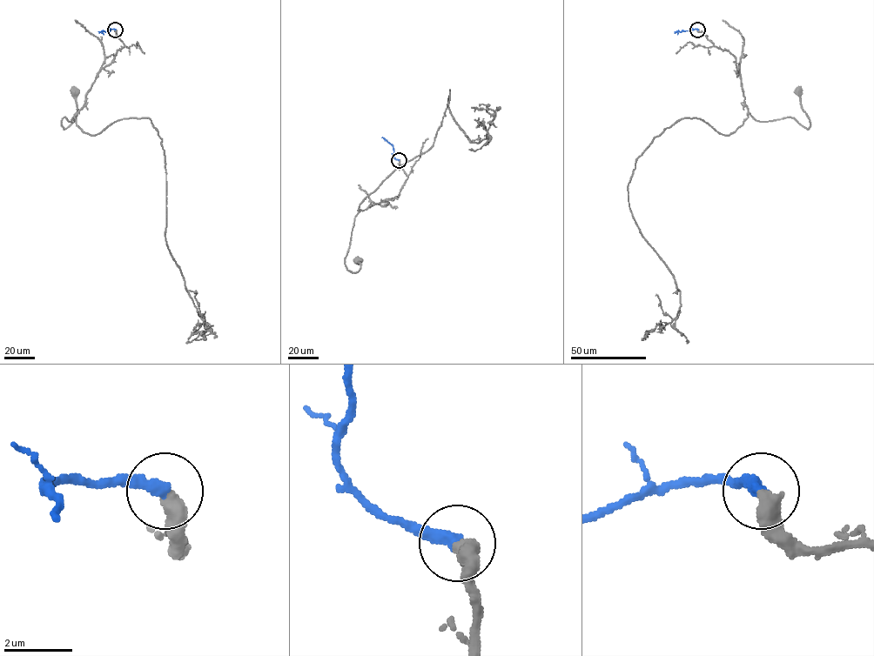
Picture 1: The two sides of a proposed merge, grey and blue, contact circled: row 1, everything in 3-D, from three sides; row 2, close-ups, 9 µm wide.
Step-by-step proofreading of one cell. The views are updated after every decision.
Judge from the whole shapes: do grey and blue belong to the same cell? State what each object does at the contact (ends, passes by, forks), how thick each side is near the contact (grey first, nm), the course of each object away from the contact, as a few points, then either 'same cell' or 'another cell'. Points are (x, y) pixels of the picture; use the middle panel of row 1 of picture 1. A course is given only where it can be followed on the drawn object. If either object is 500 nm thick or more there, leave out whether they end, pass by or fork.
500/380 nm | grey via (399, 160), (407, 177), (400, 195), (370, 205), (354, 217), (346, 269), (359, 270), (358, 261) | blue via (399, 160), (393, 156), (393, 147), (381, 137) | same cell

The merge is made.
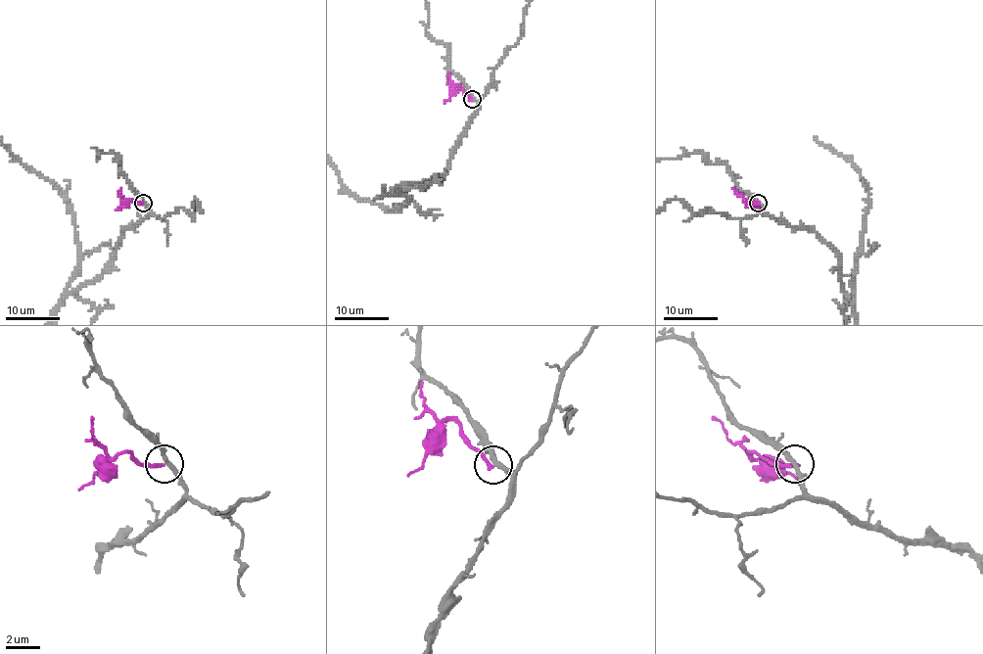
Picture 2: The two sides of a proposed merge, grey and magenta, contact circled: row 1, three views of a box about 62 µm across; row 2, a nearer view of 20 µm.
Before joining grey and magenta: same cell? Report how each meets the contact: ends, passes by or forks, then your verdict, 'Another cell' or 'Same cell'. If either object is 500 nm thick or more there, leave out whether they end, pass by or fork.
At the ring grey passes by. At the ring magenta ends. Another cell

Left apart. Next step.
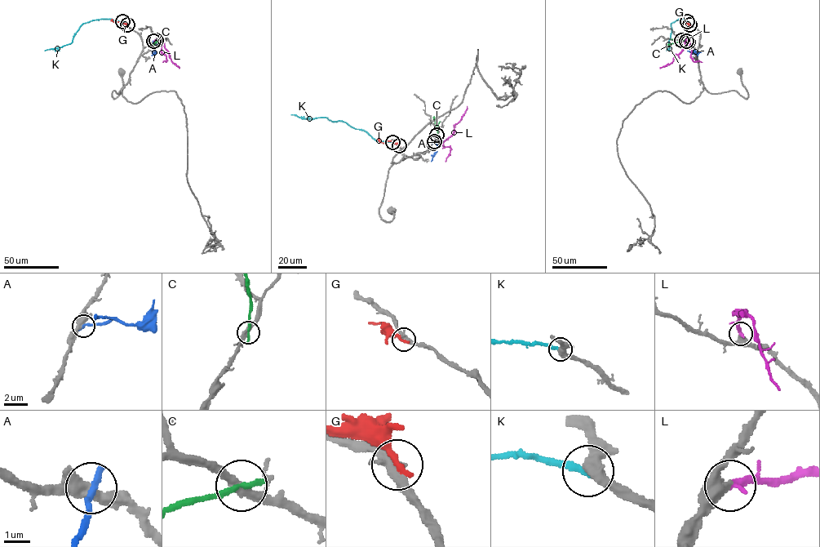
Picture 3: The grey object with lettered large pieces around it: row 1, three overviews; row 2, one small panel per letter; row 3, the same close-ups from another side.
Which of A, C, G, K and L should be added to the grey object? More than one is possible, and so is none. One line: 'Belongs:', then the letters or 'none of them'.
Belongs: L

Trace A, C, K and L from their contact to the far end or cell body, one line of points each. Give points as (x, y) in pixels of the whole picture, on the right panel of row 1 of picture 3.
A: (688, 42), (688, 51), (697, 54), (702, 51)
C: (681, 40), (667, 45)
K: (688, 21), (679, 19), (671, 23), (670, 47), (666, 51)
L: (687, 41), (684, 49), (675, 55), (672, 61), (659, 67)

